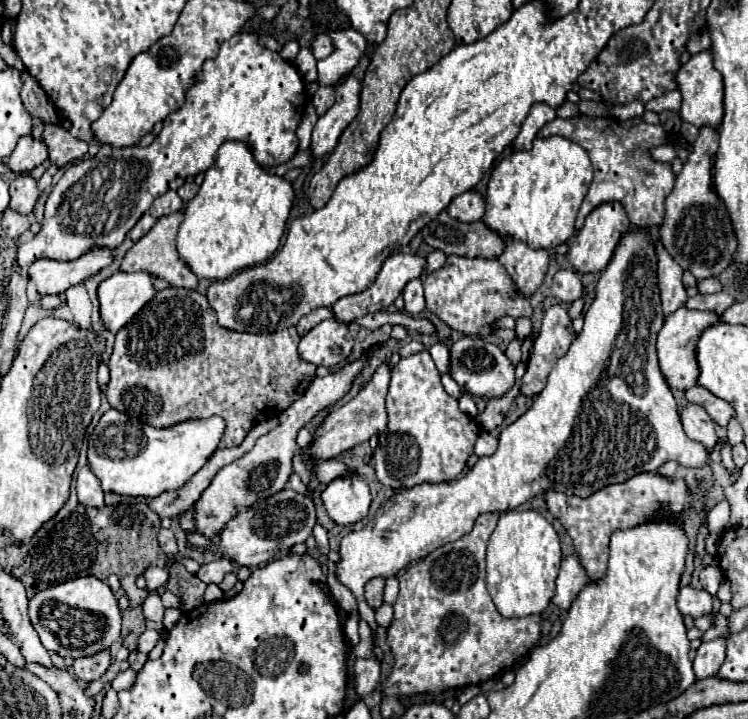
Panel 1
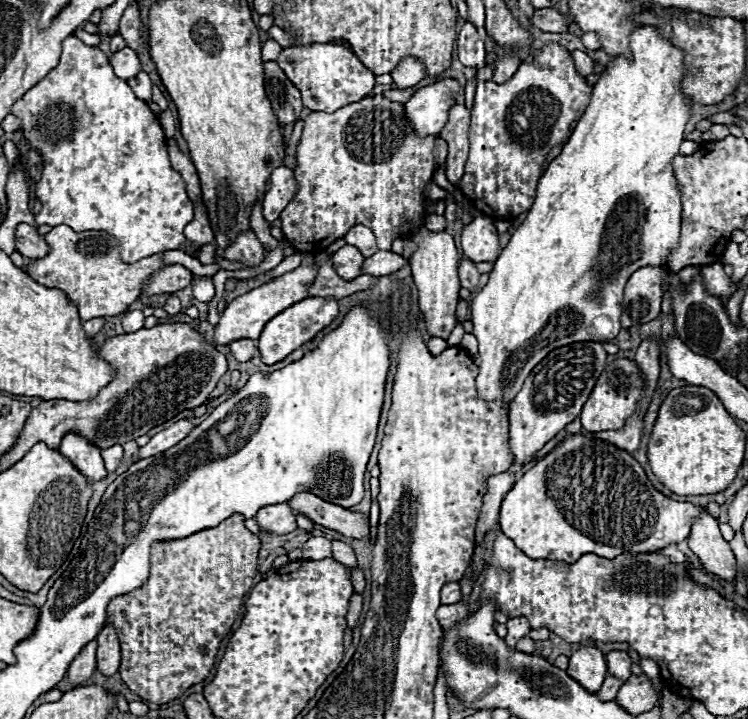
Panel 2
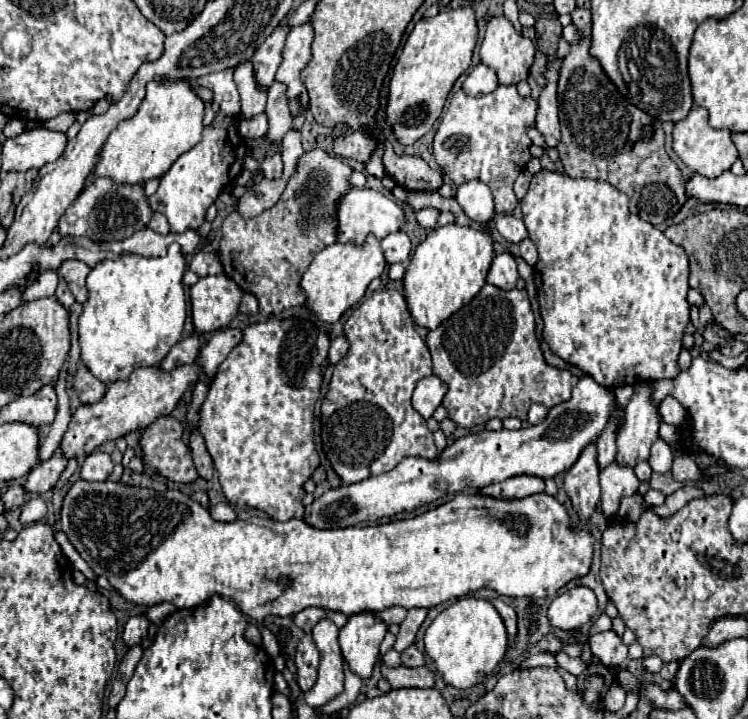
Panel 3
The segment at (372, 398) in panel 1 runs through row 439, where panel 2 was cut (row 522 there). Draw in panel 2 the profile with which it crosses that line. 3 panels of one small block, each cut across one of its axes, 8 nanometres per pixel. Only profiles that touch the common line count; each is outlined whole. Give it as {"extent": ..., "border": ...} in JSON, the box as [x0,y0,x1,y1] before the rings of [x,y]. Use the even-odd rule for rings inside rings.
{"extent":[288,492,372,540],"border":[[[312,492],[296,494],[288,504],[296,514],[306,514],[314,524],[332,528],[348,538],[356,538],[356,540],[372,538],[368,516],[346,508],[336,508],[336,504],[328,504],[326,500],[312,496]]]}

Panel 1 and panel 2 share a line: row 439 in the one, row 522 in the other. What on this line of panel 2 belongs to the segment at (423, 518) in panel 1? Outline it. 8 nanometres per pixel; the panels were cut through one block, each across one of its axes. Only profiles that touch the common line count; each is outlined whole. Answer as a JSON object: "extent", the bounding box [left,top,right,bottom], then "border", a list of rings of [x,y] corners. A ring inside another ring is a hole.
{"extent":[498,432,700,564],"border":[[[586,432],[586,434],[568,434],[544,460],[540,460],[534,468],[530,468],[530,470],[514,484],[514,488],[504,496],[498,522],[500,522],[502,532],[504,532],[508,538],[512,538],[514,544],[516,544],[526,556],[530,556],[530,558],[534,558],[534,560],[562,560],[562,562],[574,564],[582,554],[590,554],[590,552],[596,554],[596,556],[602,556],[602,558],[612,560],[612,558],[616,558],[616,556],[620,556],[620,554],[646,554],[646,552],[652,554],[652,552],[658,552],[658,550],[662,550],[662,548],[666,548],[666,546],[670,546],[670,544],[682,542],[684,538],[688,538],[688,534],[690,534],[690,522],[698,516],[698,512],[700,512],[700,506],[694,506],[694,504],[690,504],[690,502],[676,502],[676,500],[670,500],[668,496],[664,496],[662,492],[658,492],[658,490],[652,486],[652,482],[646,478],[644,468],[642,468],[628,452],[624,452],[624,450],[620,450],[620,448],[618,448],[618,452],[616,452],[616,446],[604,444],[602,440],[594,440],[592,434]],[[576,512],[578,512],[578,528],[576,528],[576,524],[572,522],[572,518],[576,516]]]}

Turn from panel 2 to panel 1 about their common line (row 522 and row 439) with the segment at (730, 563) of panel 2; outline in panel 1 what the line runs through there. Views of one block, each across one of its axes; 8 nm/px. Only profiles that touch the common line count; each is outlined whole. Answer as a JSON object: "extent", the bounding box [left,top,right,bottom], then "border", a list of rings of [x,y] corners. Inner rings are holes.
{"extent":[680,404,718,454],"border":[[[688,404],[682,412],[680,412],[680,418],[682,418],[682,424],[684,424],[684,430],[686,434],[700,442],[706,452],[710,454],[718,442],[718,436],[714,432],[714,422],[712,418],[706,414],[706,410],[698,404]]]}

